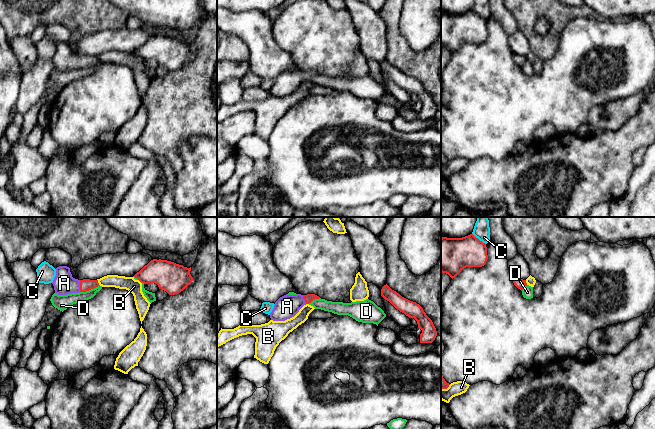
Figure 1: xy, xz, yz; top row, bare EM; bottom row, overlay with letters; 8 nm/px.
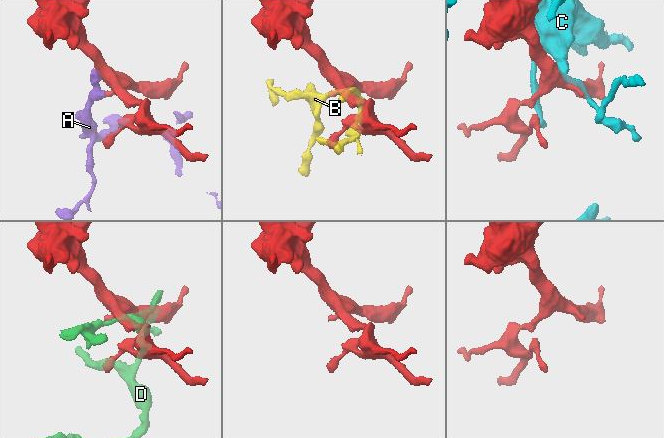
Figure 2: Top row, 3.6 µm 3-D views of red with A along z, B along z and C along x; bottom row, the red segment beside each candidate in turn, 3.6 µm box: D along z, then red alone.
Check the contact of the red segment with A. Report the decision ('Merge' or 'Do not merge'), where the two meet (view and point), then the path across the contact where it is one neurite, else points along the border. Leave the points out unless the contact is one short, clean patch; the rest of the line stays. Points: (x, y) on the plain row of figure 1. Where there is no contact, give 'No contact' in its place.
Merge. Touches red at xy (80, 62). Path across: xy (86, 60), (80, 62), (64, 59)

